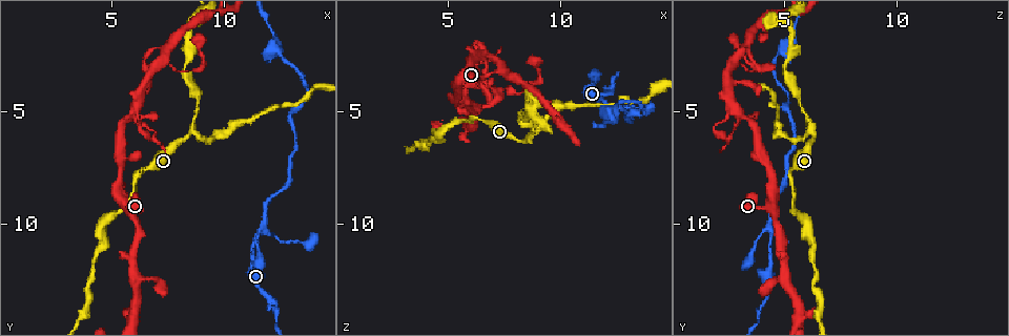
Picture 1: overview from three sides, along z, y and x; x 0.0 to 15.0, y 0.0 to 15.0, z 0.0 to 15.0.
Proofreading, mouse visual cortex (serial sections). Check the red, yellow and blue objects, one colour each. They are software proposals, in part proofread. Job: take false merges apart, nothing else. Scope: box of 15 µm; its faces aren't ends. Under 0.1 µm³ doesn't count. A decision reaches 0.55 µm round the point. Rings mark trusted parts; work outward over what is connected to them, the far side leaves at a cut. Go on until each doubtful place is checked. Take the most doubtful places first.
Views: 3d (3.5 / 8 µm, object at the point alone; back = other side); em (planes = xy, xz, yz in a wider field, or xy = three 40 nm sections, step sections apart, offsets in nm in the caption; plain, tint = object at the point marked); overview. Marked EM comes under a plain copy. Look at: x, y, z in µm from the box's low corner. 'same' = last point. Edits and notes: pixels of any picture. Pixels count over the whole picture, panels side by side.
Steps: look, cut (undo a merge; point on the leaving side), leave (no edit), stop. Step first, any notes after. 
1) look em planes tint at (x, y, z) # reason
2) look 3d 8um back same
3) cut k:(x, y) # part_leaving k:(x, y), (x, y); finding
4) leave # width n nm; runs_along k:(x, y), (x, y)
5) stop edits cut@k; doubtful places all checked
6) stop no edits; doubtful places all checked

look 3d 3.5um at (11.6, 10.3, 4.3) # four or more arms meet

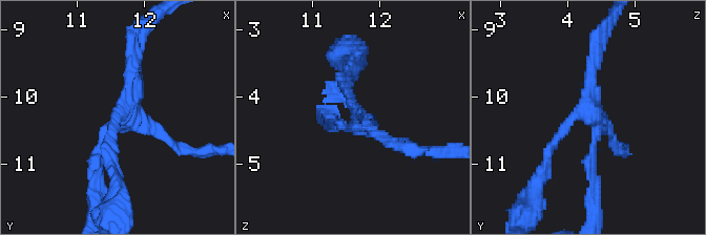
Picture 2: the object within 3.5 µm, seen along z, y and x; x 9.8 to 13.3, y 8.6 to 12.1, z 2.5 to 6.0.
look em xy step 1 tint at (11.70, 10.30, 4.35) # need the tissue

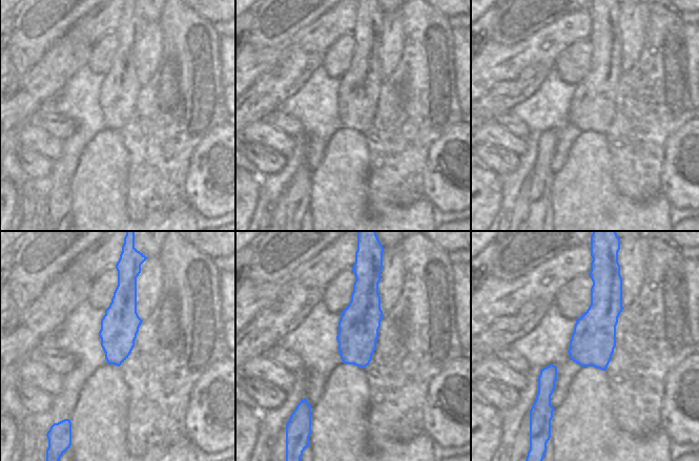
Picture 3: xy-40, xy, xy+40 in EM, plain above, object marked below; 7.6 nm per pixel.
look em xy step 2 tint same # another direction

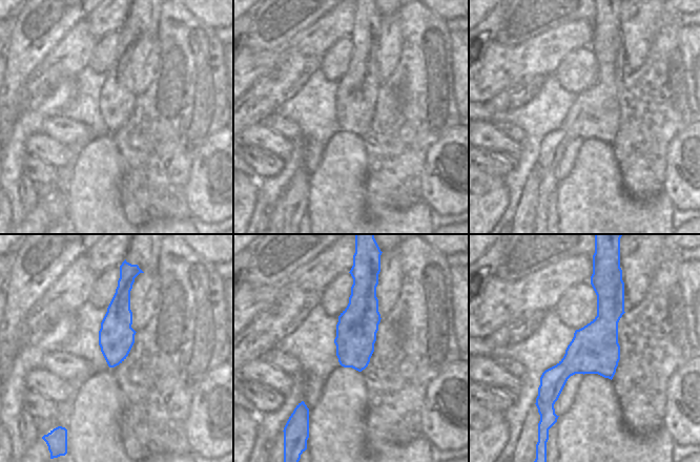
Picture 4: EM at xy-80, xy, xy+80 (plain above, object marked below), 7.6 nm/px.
leave # runs_along 2:(98, 178), (132, 49); one cell here

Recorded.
look 3d 3.5um at (8.5, 5.9, 6.2) # sharp bend

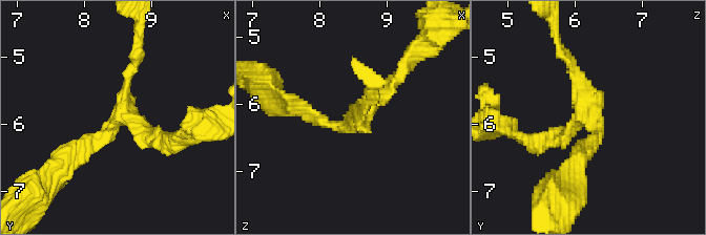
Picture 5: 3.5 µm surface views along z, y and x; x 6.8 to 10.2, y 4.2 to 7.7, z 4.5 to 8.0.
look em xy step 1 tint at (8.55, 5.85, 6.20) # arms 3; arm_widths 150, 200, 200 nm; now the EM

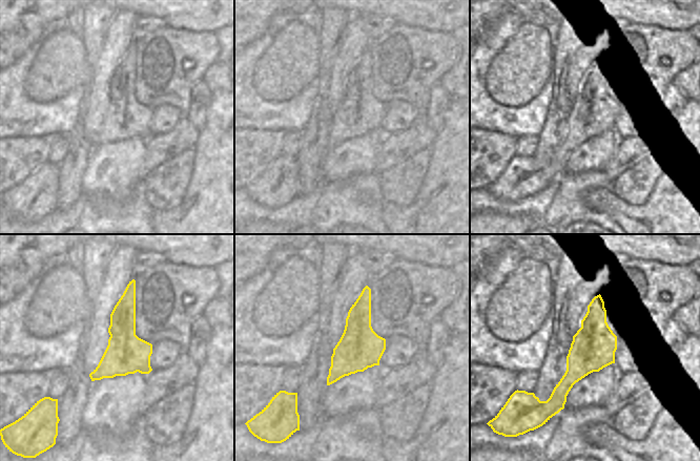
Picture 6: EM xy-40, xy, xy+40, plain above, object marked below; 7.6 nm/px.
leave # runs_along 5:(70, 154), (122, 115), (138, 55); all the same cell

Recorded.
look 3d 8um at (7.2, 2.7, 2.7) # thick turns thin

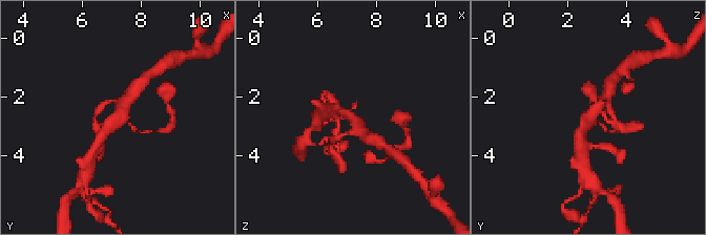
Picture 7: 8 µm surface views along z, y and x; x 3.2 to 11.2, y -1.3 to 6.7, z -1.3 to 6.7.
look em xy step 2 tint at (7.2, 2.7, 2.7) # need the tissue

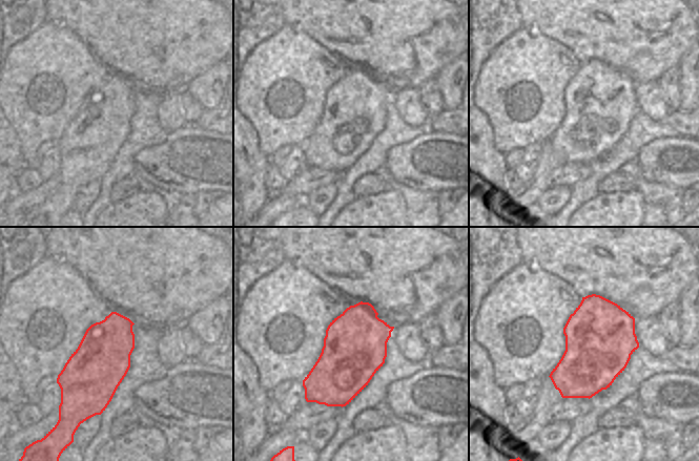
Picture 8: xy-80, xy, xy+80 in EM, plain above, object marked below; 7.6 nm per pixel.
leave # arms 3; runs_along 7:(98, 140), (118, 118), (130, 94); continuous, no second cell

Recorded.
stop no edits; doubtful places all checked

